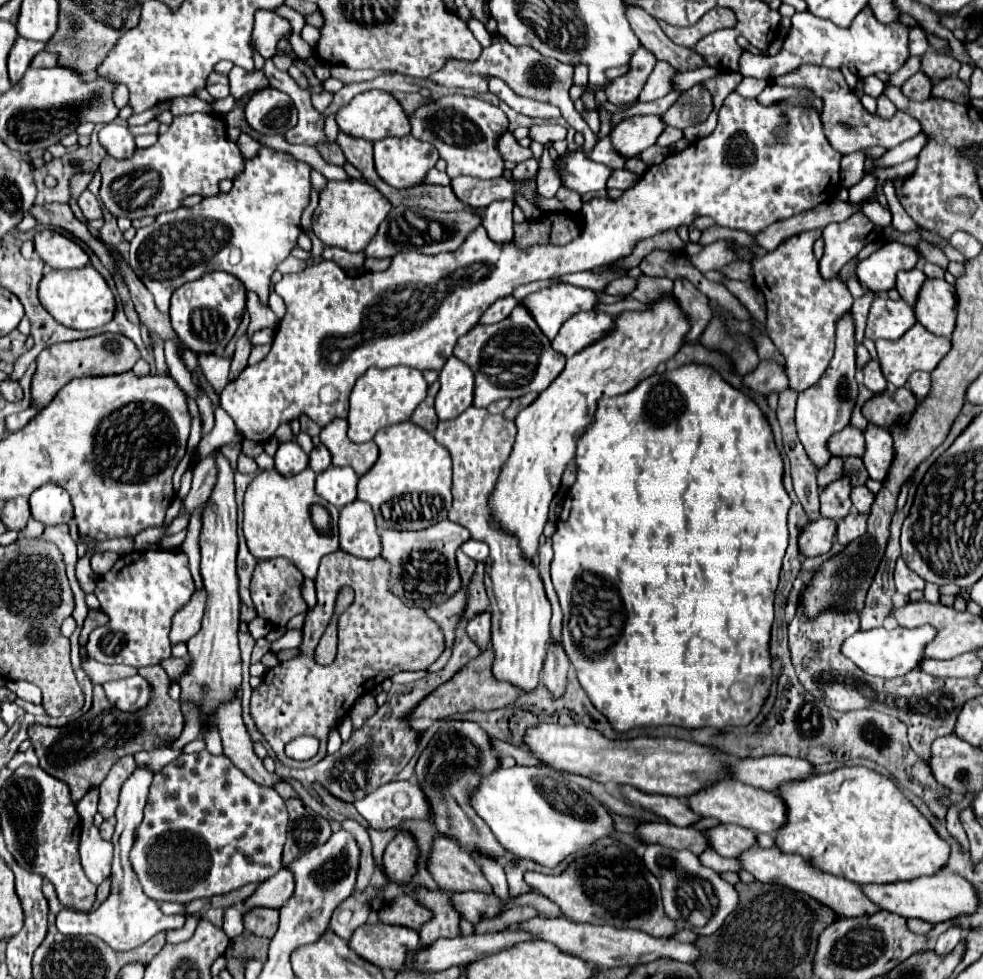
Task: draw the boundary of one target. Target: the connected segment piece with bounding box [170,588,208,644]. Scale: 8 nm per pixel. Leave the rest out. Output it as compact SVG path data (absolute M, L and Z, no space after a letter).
M200 588L200 590L194 592L194 596L190 598L190 602L184 604L184 608L180 608L180 612L176 612L174 622L172 622L172 632L170 632L172 644L188 642L192 636L196 636L196 632L202 626L206 598L208 598L206 590Z

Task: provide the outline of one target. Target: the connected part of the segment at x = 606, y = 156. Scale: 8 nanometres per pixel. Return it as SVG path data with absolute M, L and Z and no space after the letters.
M608 136L604 140L600 140L588 154L590 160L594 162L602 162L602 164L608 164L610 168L622 168L624 166L624 158L618 158L616 152L612 152L612 144L608 140Z

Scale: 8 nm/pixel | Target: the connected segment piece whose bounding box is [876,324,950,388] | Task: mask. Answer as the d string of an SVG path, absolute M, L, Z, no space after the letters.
M914 324L902 338L898 338L894 342L890 342L890 340L876 340L876 350L878 350L878 360L880 360L880 366L882 366L884 378L890 384L894 384L896 388L902 388L908 382L912 372L916 372L916 370L932 372L938 366L938 362L950 350L950 338L930 334L920 324Z

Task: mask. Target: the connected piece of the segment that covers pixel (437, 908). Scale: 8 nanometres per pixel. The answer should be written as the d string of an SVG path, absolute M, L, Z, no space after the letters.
M418 888L416 898L424 906L432 908L432 912L434 912L434 920L424 924L424 928L420 930L422 948L428 948L438 938L456 938L456 936L460 936L460 916L450 908L448 892L442 892L442 890L430 892L426 888Z

